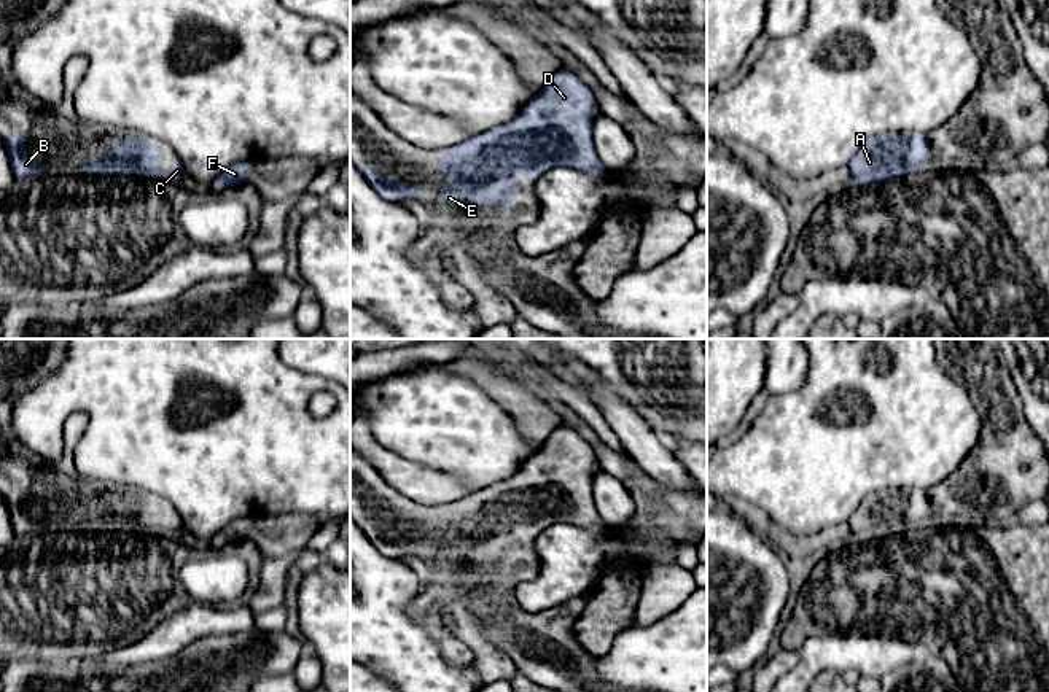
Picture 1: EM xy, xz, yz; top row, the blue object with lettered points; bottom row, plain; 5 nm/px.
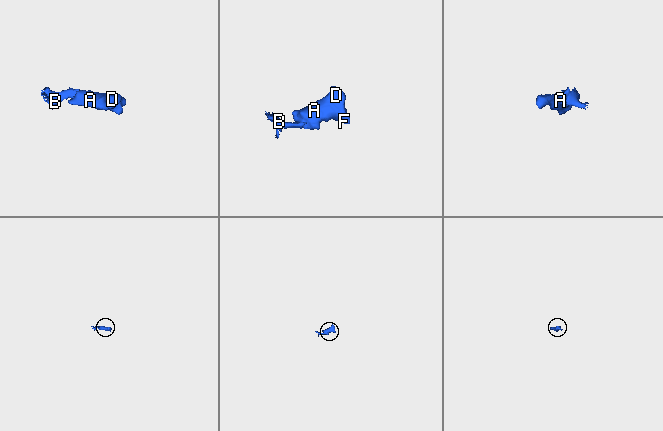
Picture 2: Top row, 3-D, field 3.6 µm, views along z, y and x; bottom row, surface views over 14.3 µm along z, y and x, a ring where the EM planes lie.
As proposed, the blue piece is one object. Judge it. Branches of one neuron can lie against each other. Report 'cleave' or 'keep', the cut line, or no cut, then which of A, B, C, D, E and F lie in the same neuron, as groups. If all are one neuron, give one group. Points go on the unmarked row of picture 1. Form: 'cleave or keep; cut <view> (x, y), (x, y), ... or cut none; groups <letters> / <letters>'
keep; cut none; groups A B C D E F

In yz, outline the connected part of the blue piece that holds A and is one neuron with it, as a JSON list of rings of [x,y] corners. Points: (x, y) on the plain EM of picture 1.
[[[914,487],[907,495],[891,490],[869,493],[847,522],[852,539],[877,541],[917,528],[930,515],[926,490]]]

